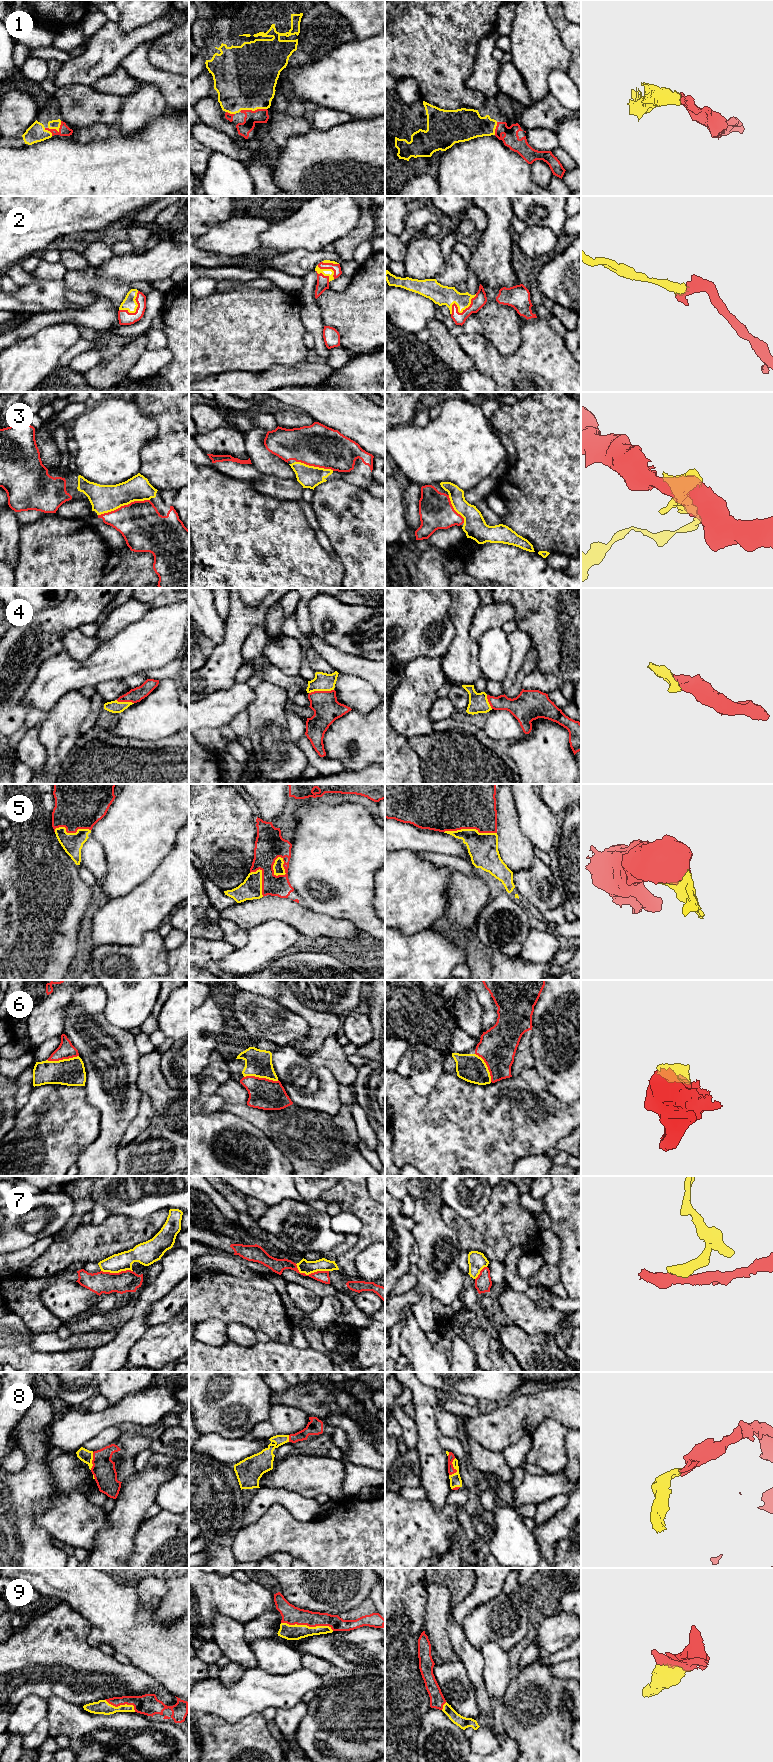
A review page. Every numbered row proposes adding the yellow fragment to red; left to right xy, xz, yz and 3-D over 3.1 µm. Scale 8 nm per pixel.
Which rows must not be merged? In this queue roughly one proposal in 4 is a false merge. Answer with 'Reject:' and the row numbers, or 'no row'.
Reject: 7

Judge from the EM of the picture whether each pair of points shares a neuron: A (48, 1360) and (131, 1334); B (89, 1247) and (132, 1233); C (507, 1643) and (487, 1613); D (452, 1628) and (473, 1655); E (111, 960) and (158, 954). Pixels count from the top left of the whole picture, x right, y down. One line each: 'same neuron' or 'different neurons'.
A: different neurons
B: same neuron
C: same neuron
D: same neuron
E: same neuron

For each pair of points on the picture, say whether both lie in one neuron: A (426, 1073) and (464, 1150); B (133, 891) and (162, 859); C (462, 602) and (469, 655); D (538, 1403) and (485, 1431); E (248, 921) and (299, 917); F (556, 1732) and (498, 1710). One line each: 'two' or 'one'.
A: two
B: one
C: one
D: one
E: one
F: two

